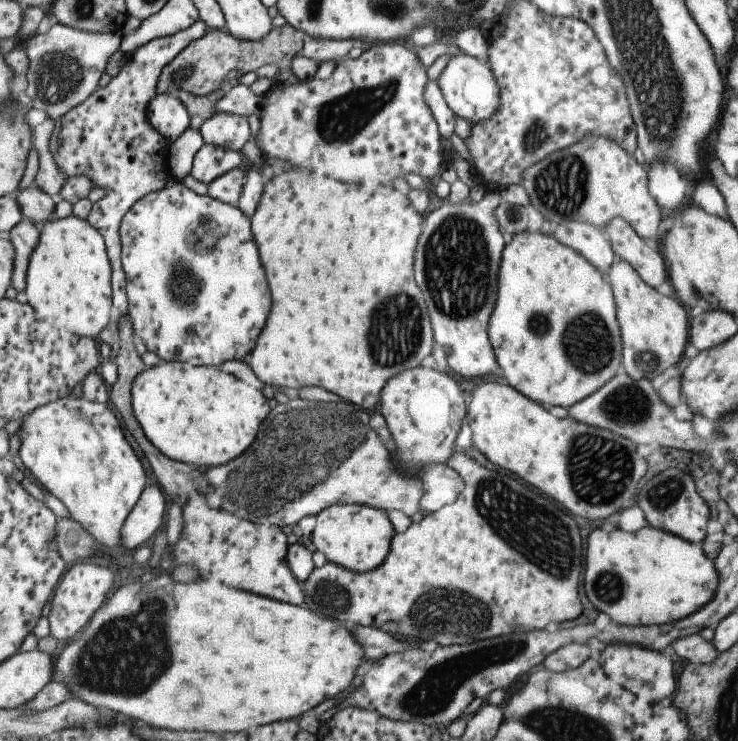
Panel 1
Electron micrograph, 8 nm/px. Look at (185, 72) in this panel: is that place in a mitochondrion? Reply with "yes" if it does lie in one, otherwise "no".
yes

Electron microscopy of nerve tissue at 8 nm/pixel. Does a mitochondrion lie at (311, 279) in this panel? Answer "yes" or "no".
no

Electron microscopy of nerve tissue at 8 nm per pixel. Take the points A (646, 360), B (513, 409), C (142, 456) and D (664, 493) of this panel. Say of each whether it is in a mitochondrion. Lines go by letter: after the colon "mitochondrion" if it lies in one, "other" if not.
A: mitochondrion
B: other
C: other
D: mitochondrion

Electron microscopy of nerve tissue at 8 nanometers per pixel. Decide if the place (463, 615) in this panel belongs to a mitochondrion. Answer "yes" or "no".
yes

